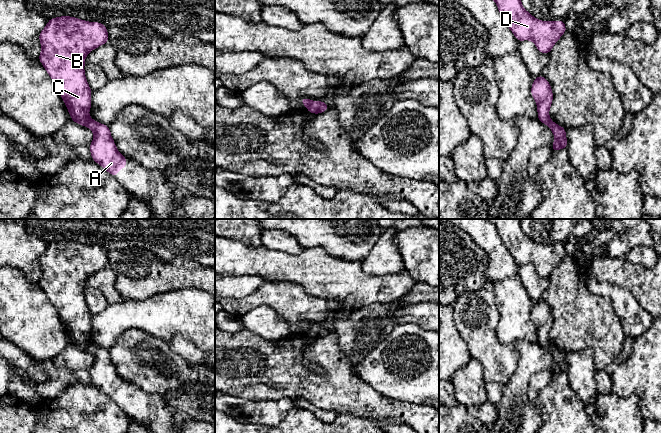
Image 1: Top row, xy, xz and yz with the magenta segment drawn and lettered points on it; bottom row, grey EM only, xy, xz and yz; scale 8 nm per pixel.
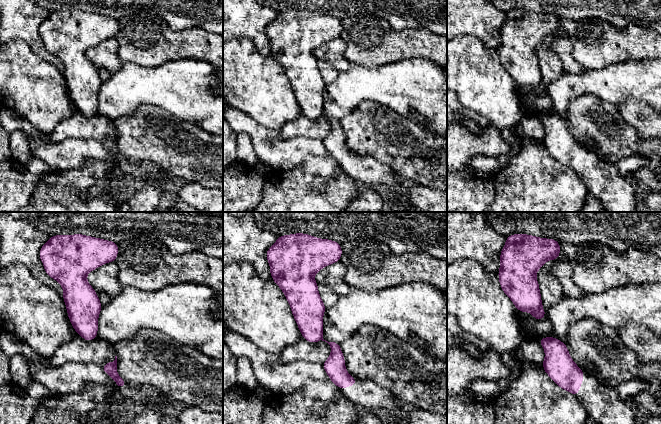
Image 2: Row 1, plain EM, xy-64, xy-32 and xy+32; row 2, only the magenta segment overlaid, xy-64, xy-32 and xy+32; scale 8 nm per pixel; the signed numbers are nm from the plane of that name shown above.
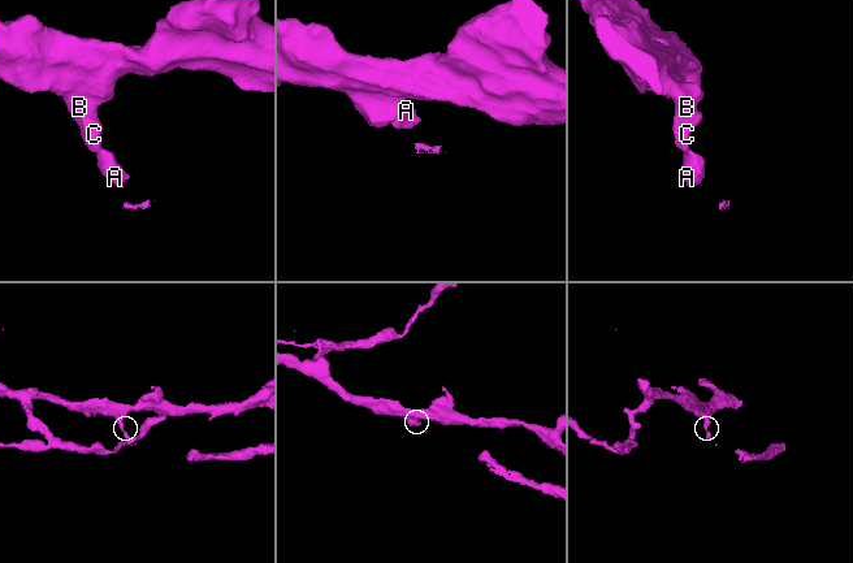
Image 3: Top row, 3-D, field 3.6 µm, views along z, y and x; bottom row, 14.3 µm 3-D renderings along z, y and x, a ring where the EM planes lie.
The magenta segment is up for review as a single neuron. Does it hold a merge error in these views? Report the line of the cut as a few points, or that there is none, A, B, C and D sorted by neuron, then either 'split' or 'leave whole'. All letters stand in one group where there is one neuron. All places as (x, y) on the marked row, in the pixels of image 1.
cut in xy along (90, 118), (84, 125); A / B C D; split

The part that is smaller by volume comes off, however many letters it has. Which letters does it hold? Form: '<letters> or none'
A

